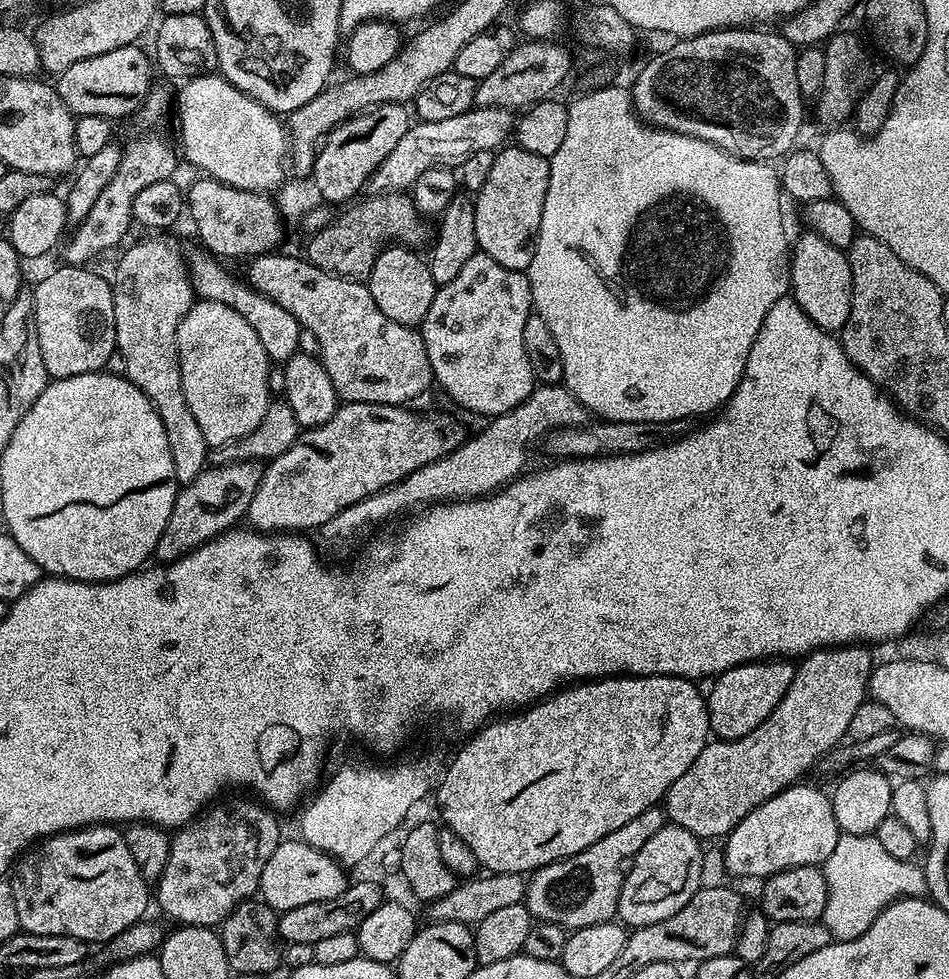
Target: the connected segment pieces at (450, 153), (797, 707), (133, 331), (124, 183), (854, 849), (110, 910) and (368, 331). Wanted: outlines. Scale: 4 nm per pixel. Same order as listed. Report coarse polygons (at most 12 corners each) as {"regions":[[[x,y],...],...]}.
{"regions":[[[506,108],[405,127],[374,170],[372,194],[407,193],[433,166],[496,152],[513,132]],[[863,643],[796,664],[774,714],[713,739],[667,819],[728,833],[848,735],[872,676]],[[160,234],[110,275],[124,375],[158,410],[177,485],[210,460],[176,335],[189,261]],[[140,132],[73,229],[65,263],[86,266],[133,225],[134,198],[176,176],[173,141]],[[842,834],[822,871],[822,922],[866,934],[887,904],[928,891],[923,867],[875,835]],[[119,827],[57,832],[10,872],[21,929],[113,940],[150,888]],[[280,250],[246,280],[316,339],[341,401],[411,405],[424,339],[367,283]]]}

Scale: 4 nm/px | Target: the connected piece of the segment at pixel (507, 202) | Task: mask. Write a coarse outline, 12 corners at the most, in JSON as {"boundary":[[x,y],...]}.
{"boundary":[[501,147],[474,196],[477,249],[528,269],[549,157]]}

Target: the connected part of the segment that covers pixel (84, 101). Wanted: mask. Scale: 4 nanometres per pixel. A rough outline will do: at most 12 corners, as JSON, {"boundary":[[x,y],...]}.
{"boundary":[[140,46],[94,54],[54,87],[73,117],[131,117],[154,86]]}

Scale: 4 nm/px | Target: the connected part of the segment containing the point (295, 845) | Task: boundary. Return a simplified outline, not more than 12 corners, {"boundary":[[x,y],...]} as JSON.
{"boundary":[[284,838],[262,869],[258,896],[278,914],[330,902],[345,865]]}

